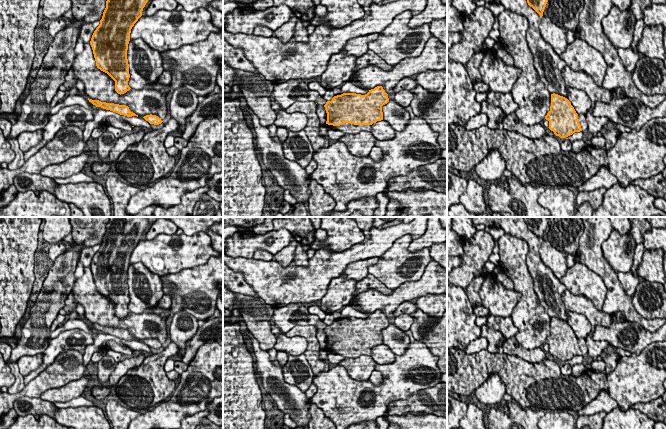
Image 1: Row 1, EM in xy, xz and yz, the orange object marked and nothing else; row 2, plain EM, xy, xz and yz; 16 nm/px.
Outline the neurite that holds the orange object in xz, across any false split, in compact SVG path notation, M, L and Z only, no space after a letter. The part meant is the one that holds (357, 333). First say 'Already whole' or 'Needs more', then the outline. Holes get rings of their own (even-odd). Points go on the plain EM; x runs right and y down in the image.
Needs more. M382 310L369 314L365 319L343 317L334 320L324 329L327 337L325 351L346 358L372 356L371 349L383 344L382 330L389 326Z

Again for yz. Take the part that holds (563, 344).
Needs more. M551 318L550 335L545 340L549 353L560 362L566 362L575 356L587 355L586 340L578 339L571 326L558 318Z

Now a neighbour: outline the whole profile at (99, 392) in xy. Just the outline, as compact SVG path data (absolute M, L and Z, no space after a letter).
M140 354L138 356L133 356L124 359L123 361L119 361L116 364L114 371L111 373L109 377L110 385L107 386L95 386L92 388L91 393L97 400L102 400L106 398L110 392L111 387L116 385L118 381L130 370L133 368L137 368L142 364L145 359L144 354Z

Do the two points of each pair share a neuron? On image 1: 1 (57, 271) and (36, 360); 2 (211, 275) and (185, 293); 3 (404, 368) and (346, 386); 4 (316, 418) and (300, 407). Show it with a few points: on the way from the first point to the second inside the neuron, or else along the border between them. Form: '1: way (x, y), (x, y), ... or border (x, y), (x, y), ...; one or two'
1: border (42, 353), (21, 356), (16, 361); two
2: way (205, 281), (197, 289), (191, 291); one
3: way (390, 382), (384, 388), (360, 388); one
4: border (311, 403), (308, 409), (309, 418); two

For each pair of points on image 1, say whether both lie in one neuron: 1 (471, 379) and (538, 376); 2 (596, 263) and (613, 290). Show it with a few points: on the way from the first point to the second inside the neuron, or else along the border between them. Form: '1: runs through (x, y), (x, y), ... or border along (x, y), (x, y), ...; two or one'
1: runs through (488, 368), (510, 368), (515, 373), (521, 374); one
2: runs through (603, 270), (609, 276), (612, 283); one

